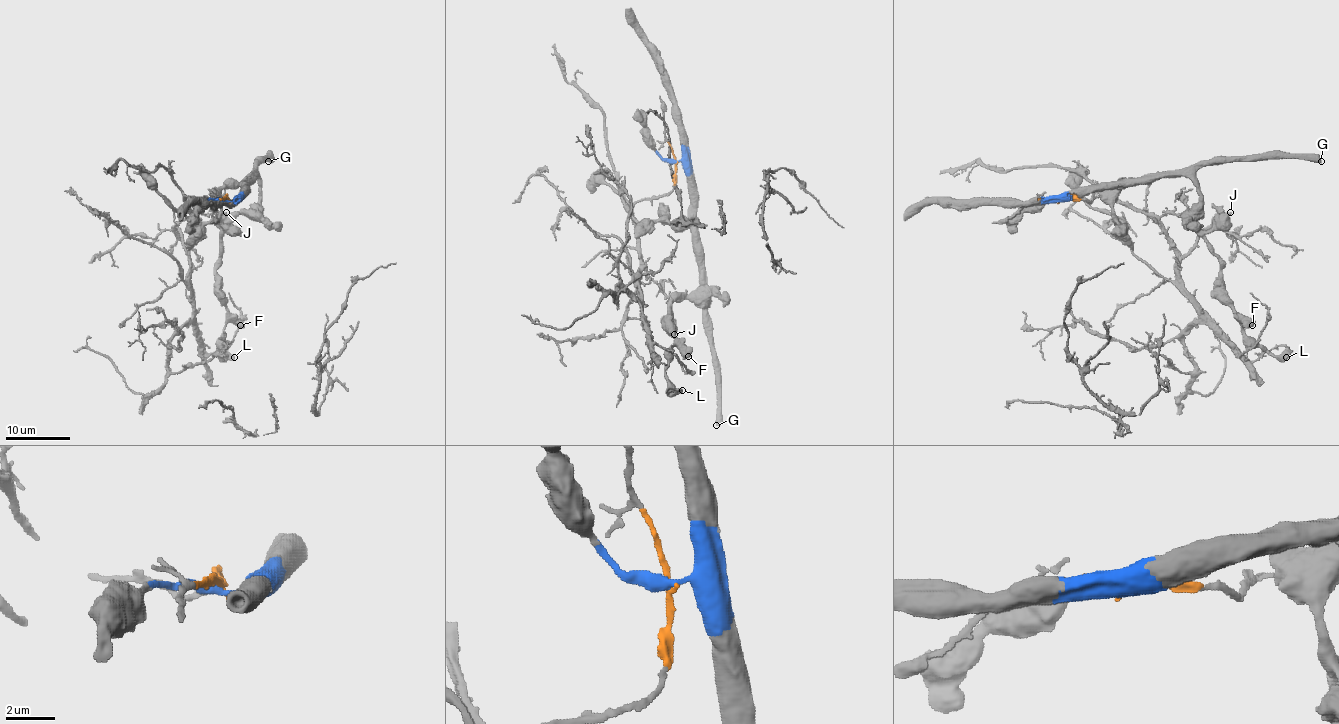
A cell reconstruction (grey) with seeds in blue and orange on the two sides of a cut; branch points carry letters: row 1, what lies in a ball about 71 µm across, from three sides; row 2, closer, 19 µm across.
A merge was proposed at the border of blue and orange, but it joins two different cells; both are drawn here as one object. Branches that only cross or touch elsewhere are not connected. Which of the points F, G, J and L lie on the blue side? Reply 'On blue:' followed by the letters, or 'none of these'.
On blue: F, G, J, L

